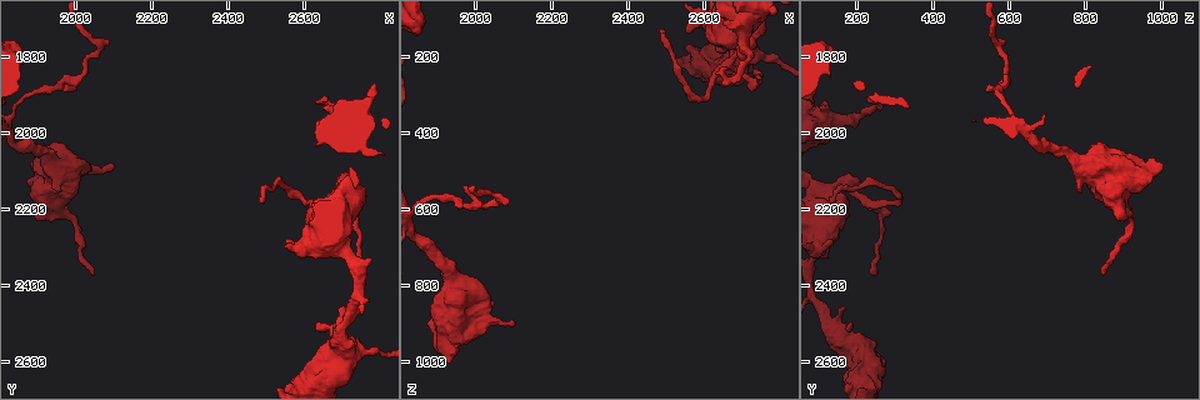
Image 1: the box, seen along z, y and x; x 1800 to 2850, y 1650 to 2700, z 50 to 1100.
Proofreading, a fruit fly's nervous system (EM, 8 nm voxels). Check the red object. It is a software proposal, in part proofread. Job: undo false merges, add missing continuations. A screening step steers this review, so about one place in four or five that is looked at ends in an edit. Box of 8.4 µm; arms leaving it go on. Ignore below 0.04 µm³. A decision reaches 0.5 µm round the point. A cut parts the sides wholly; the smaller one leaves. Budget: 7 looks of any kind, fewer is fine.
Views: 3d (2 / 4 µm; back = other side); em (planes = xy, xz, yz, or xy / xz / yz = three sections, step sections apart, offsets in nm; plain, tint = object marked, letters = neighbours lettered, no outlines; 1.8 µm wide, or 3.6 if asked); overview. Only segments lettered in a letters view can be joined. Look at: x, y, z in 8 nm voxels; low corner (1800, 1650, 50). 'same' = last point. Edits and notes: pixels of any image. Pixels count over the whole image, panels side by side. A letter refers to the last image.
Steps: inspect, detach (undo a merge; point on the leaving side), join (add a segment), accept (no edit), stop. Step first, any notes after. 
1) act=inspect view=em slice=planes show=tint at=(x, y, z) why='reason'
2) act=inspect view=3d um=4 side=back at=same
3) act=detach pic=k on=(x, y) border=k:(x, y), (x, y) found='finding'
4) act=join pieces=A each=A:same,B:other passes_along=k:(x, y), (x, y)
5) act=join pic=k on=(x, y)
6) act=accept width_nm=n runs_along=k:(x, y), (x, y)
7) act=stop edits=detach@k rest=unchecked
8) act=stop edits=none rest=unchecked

act=inspect view=em slice=xz step=16 show=plain at=(2655, 1905, 230) why='thin end'

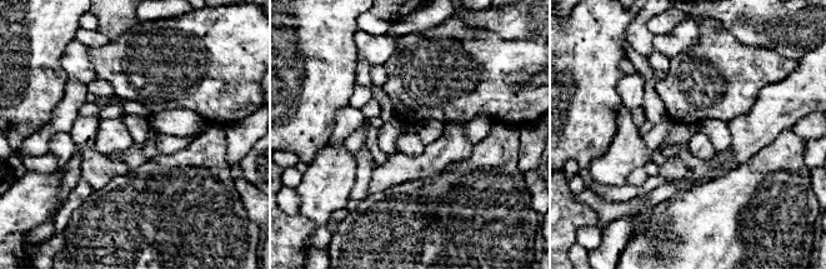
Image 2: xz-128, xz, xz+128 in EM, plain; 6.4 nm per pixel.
act=inspect view=em slice=xz step=16 show=tint at=same why='where the object lies'

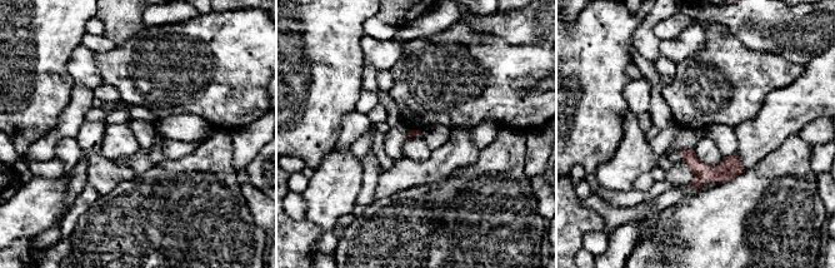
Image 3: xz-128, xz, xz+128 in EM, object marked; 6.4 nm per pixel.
act=inspect view=em slice=xz step=16 show=letters at=same why='see the neighbours'

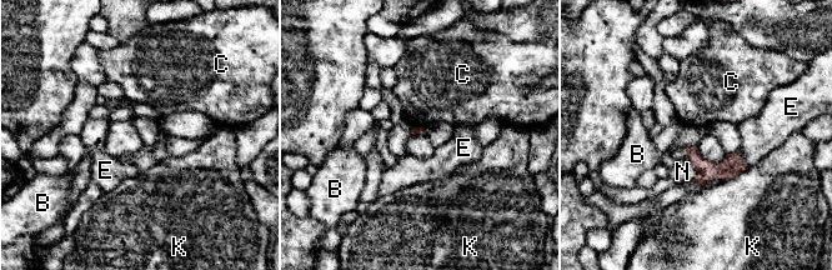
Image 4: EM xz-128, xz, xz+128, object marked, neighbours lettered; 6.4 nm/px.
act=accept each=B:other,C:other,E:other,K:other,N:other runs_along=4:(688, 149), (706, 168), (742, 168) found='no lettered segment goes on from it'

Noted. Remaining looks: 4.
act=inspect view=em um=3.6 slice=planes show=letters at=(2490, 2180, 130) why='thin end'

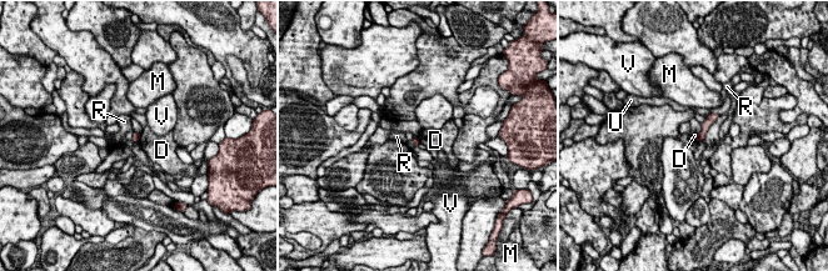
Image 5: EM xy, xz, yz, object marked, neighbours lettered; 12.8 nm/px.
act=accept longest_contact=U:160nm each=D:other,M:other,R:other,U:other,V:other found='no lettered segment goes on from it'

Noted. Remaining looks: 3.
act=inspect view=3d um=4 at=(2635, 2500, 180) why='branch stops here'

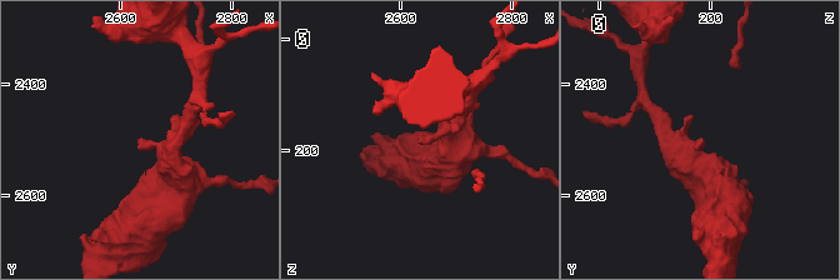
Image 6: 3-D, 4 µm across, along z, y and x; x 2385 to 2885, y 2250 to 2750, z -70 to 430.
act=inspect view=em um=3.6 slice=yz step=4 show=letters at=(2635, 2495, 190) why='now the EM'

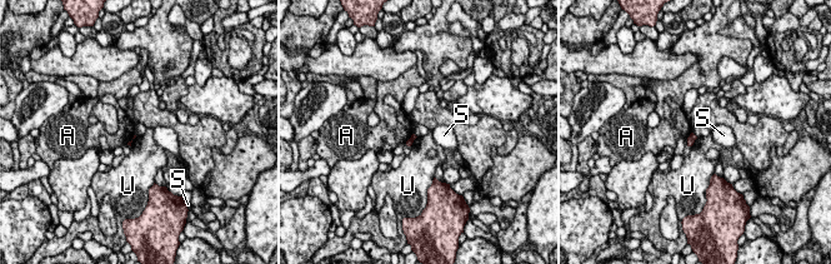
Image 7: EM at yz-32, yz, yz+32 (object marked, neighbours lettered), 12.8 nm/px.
act=accept each=A:other,S:other,U:other border=7:(413, 133), (405, 142) found='no lettered segment goes on from it'

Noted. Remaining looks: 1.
act=stop edits=none rest=unchecked

